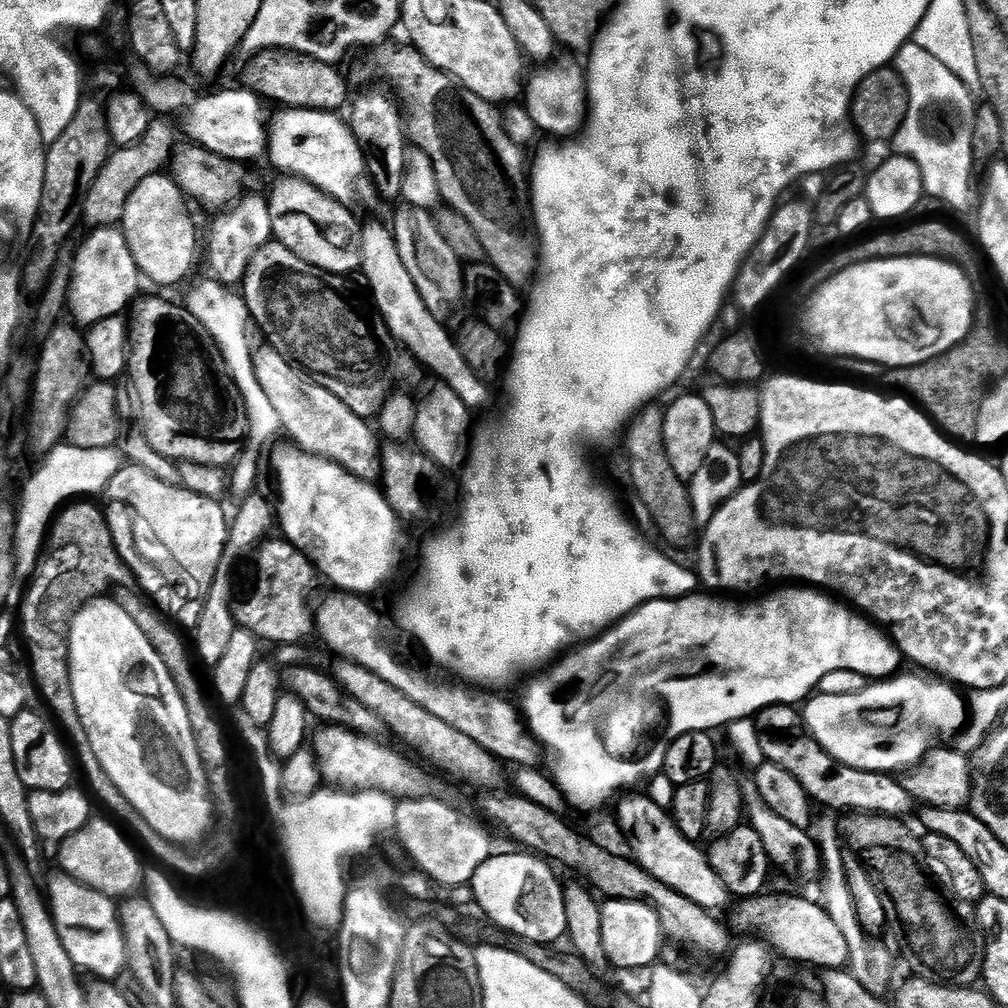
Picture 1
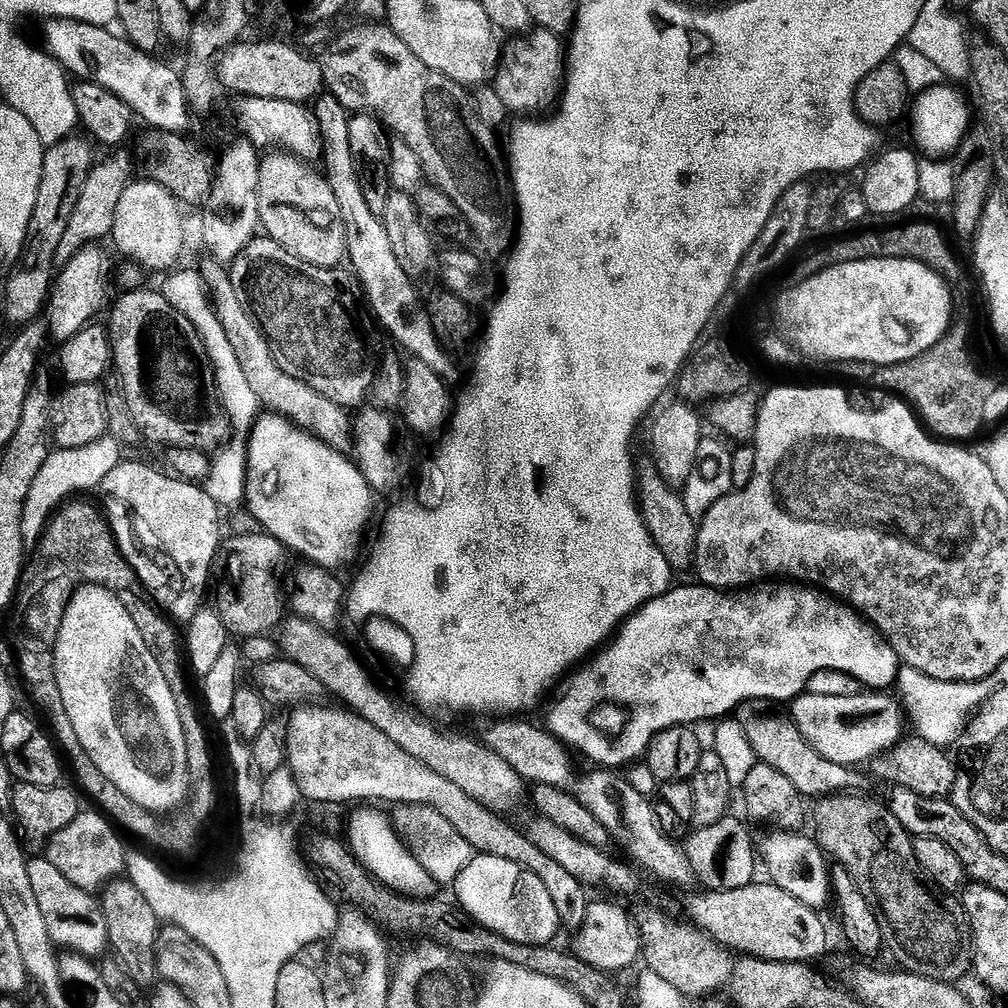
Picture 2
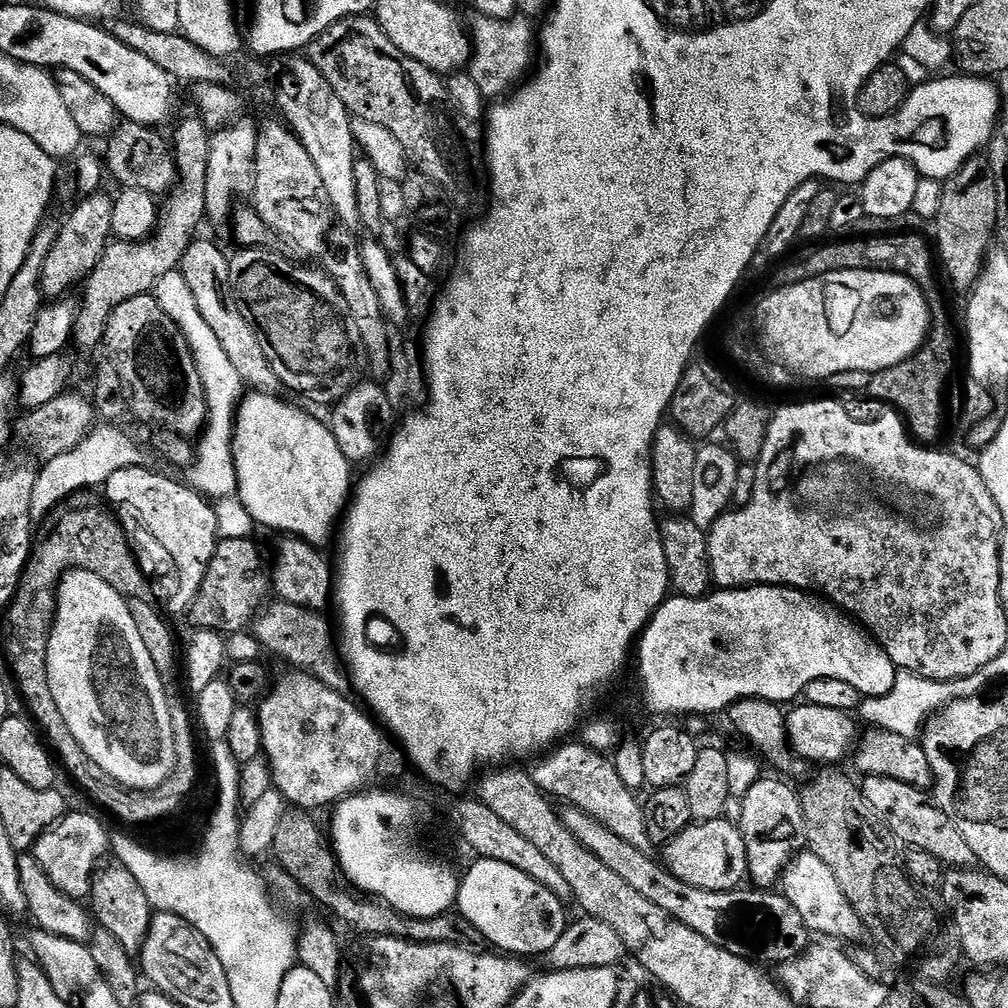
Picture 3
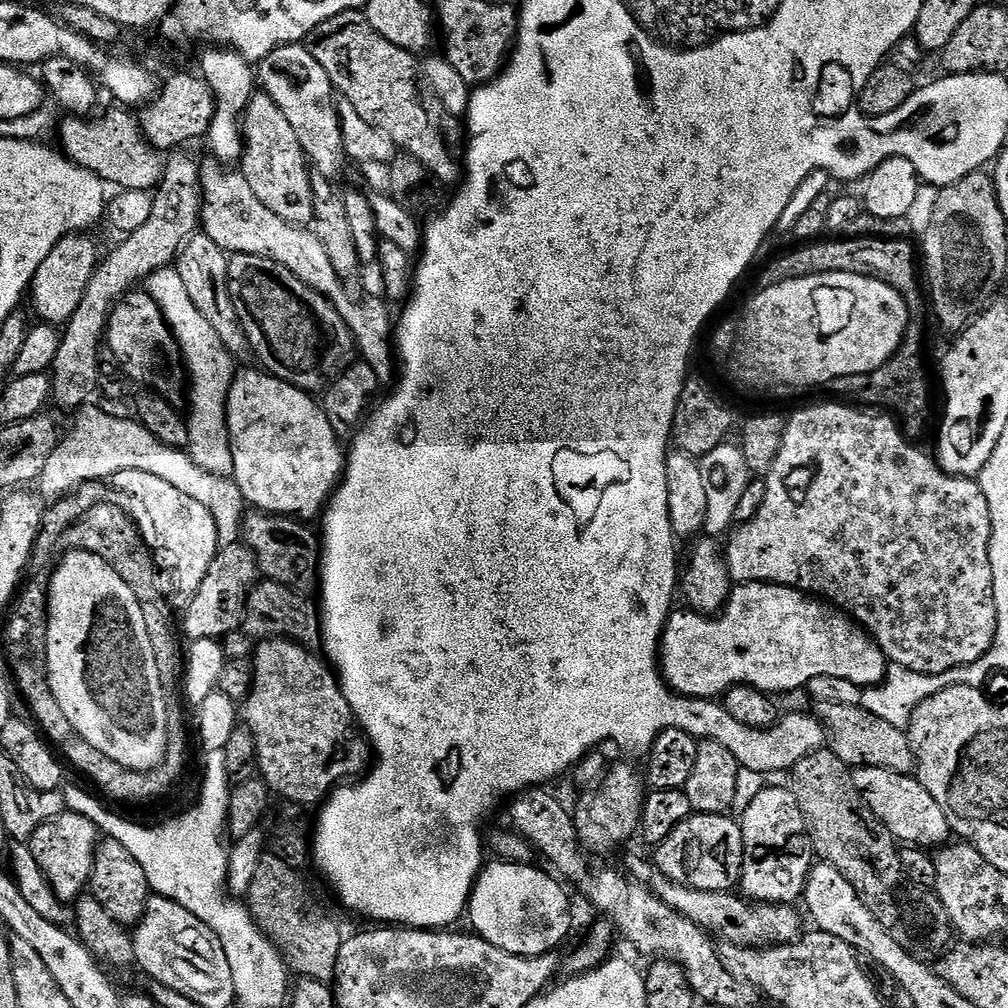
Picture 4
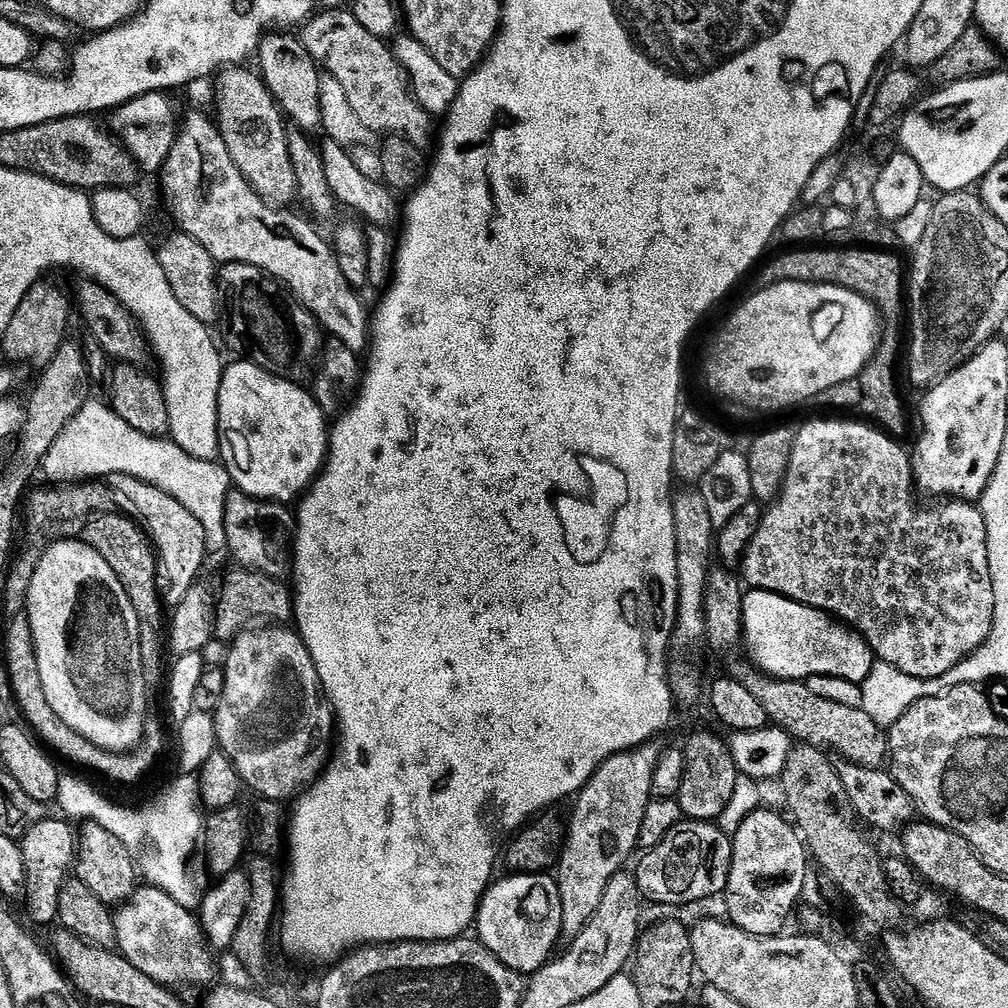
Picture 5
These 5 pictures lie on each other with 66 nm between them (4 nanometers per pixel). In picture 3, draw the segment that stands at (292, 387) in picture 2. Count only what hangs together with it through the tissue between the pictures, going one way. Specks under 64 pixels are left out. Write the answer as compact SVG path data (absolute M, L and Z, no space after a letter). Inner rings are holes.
M196 238L185 252L179 264L179 271L183 272L186 282L196 295L199 313L209 323L210 328L217 335L222 344L222 350L229 355L230 362L240 374L243 383L255 391L277 393L281 389L281 382L273 367L266 358L265 348L255 331L252 322L244 315L239 305L225 304L222 300L222 291L228 284L227 279L232 275L230 258L221 248L210 240Z

